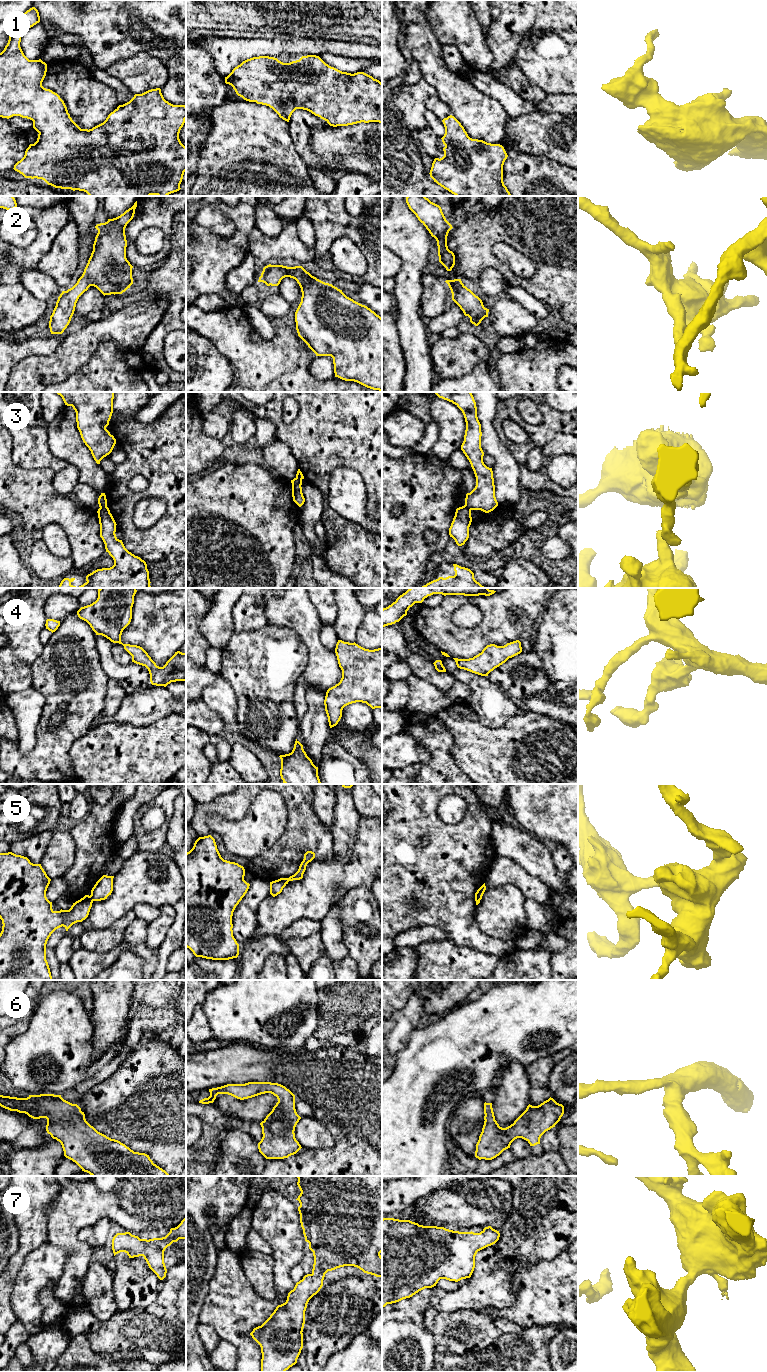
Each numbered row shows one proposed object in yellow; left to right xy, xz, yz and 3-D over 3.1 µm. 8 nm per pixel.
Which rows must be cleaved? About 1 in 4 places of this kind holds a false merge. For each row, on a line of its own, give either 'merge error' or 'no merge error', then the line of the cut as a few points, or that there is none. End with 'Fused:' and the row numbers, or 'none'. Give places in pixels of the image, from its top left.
1: no merge error | no cut
2: no merge error | no cut
3: merge error | xy (100, 506), (106, 507)
4: no merge error | no cut
5: merge error | xy (89, 896), (92, 901)
6: no merge error | no cut
7: no merge error | no cut
Fused: 3, 5

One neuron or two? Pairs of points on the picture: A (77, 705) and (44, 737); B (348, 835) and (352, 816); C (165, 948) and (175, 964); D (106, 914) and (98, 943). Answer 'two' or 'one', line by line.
A: one
B: one
C: two
D: two

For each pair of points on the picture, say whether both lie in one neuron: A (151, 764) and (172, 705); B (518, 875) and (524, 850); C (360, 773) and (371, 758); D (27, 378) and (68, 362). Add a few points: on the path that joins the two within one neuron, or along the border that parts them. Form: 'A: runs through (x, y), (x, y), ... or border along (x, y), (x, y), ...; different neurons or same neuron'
A: border along (175, 712), (171, 712), (148, 724); different neurons
B: border along (498, 857), (512, 859), (527, 872), (540, 879); different neurons
C: border along (347, 750), (361, 759), (370, 773); different neurons
D: runs through (37, 372), (58, 366); same neuron

